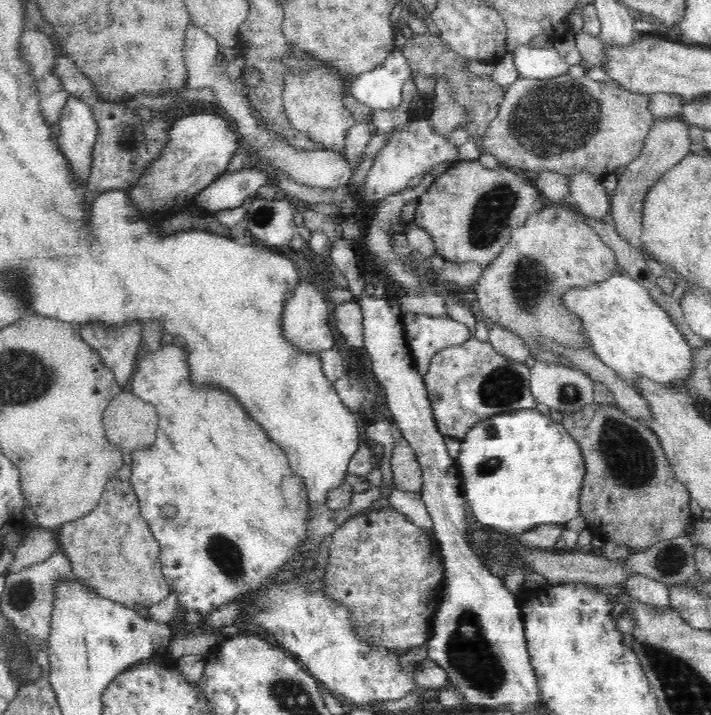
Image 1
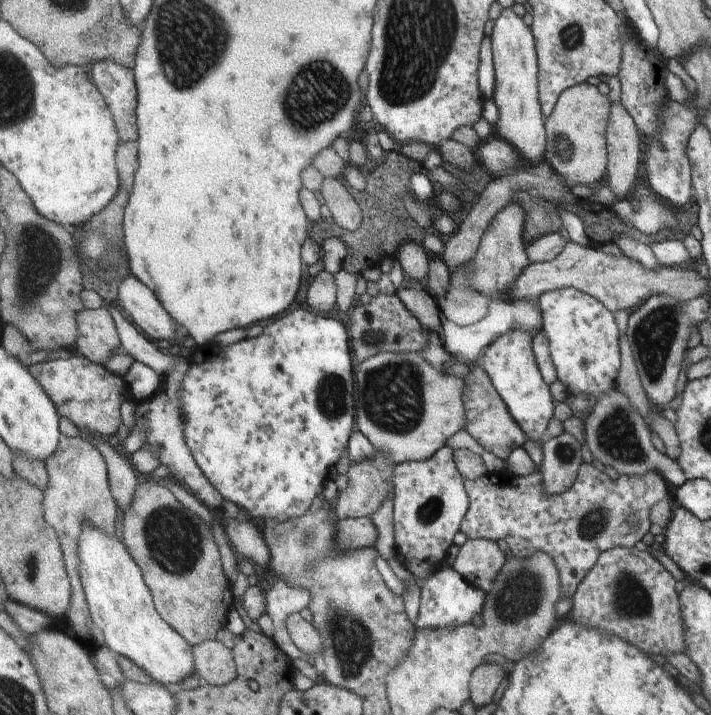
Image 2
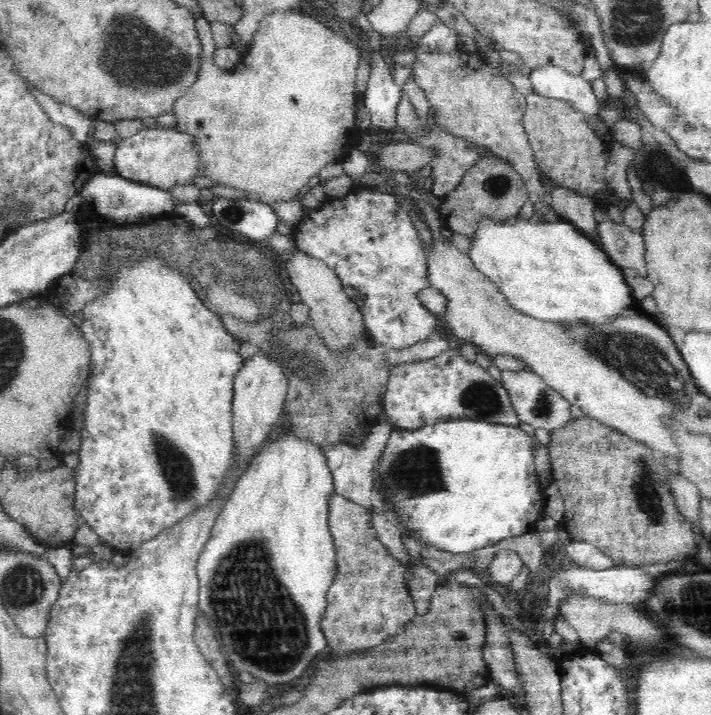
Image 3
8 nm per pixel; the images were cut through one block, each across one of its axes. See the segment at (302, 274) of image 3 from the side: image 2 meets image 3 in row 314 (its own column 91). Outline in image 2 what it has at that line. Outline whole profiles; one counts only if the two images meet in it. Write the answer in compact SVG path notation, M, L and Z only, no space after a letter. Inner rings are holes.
M102 306L97 310L81 310L76 324L79 331L76 352L95 364L109 362L113 352L122 346L115 320Z

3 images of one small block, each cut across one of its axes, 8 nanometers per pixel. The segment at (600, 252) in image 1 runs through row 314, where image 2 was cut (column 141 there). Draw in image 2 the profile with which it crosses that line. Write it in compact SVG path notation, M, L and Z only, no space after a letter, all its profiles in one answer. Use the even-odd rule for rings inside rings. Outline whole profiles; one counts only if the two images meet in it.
M143 477L135 490L131 508L124 511L123 537L131 556L144 573L159 616L191 645L216 640L217 632L227 624L234 598L231 582L223 570L221 552L210 526L204 524L197 514L185 508L163 481Z

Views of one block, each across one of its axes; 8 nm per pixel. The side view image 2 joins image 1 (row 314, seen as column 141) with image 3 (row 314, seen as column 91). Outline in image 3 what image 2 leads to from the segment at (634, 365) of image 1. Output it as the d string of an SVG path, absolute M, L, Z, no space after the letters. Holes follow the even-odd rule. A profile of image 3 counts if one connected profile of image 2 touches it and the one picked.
M528 210L510 219L480 216L476 220L477 230L470 236L470 258L475 262L477 269L504 295L506 302L514 310L540 320L564 324L604 324L608 318L638 308L621 268L590 238L579 233L576 225L562 216L561 218L559 222L549 222L544 217L534 217Z

